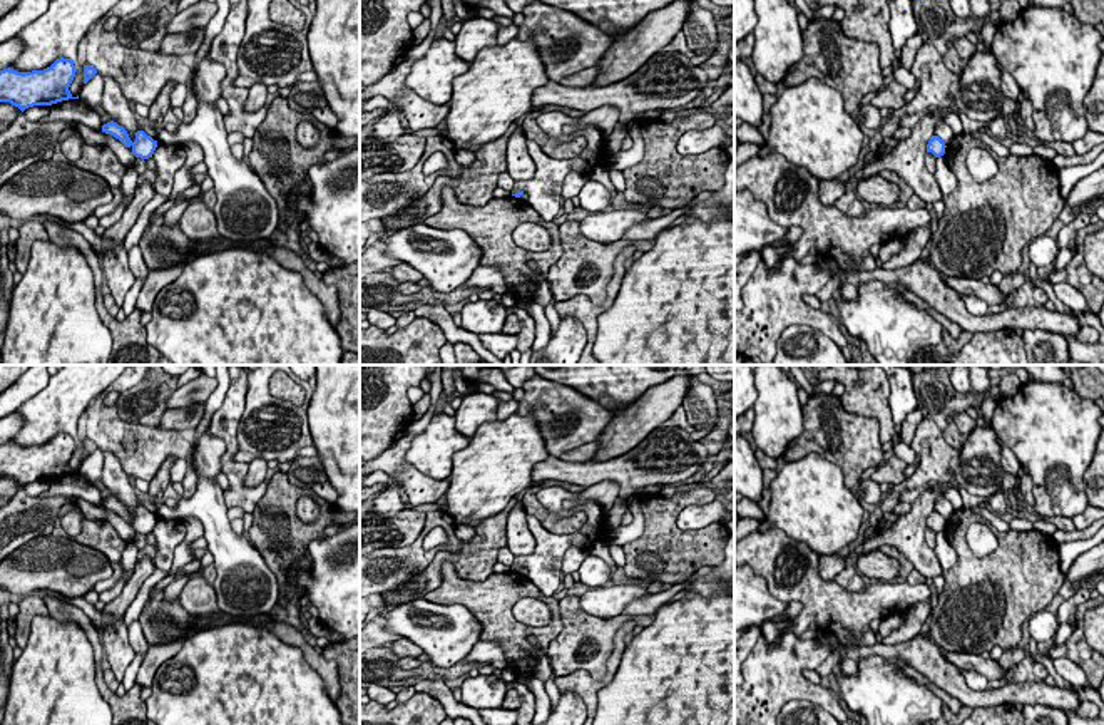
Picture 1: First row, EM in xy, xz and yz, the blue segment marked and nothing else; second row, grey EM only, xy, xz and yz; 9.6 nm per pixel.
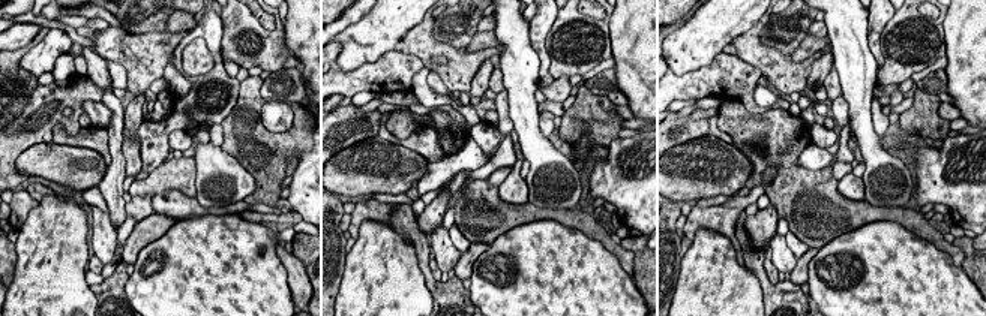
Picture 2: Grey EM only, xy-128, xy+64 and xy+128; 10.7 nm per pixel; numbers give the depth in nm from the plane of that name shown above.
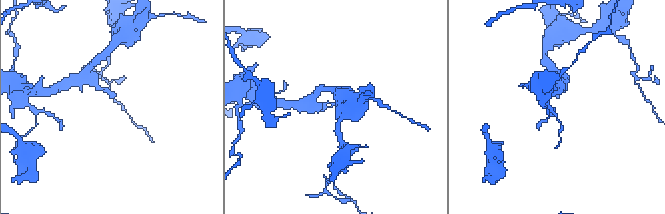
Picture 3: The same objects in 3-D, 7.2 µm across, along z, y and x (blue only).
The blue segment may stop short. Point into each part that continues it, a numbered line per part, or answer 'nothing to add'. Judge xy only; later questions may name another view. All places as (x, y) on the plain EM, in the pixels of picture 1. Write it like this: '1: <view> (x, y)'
nothing to add

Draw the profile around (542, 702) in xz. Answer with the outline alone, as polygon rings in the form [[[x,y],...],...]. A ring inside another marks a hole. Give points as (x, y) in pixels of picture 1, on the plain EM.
[[[532,678],[529,690],[535,697],[535,715],[532,725],[542,725],[550,715],[550,698],[545,692],[544,681]]]

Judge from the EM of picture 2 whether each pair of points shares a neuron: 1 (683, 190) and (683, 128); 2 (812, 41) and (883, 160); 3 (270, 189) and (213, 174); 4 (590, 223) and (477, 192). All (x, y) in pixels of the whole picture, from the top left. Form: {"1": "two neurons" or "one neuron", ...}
{"1": "two neurons", "2": "two neurons", "3": "two neurons", "4": "one neuron"}

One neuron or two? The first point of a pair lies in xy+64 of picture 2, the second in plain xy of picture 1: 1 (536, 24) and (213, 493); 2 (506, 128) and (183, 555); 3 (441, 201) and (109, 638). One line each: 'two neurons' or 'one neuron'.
1: two neurons
2: one neuron
3: two neurons

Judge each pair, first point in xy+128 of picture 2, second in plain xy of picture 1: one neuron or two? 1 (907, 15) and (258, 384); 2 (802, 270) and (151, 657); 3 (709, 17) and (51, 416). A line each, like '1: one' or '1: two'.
1: one
2: one
3: one

